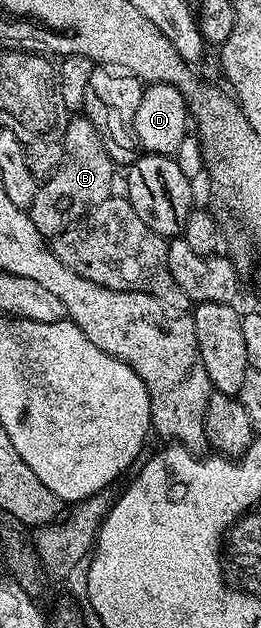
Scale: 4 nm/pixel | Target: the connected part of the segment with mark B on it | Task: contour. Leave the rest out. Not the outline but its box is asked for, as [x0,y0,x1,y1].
[28,117,116,237]

